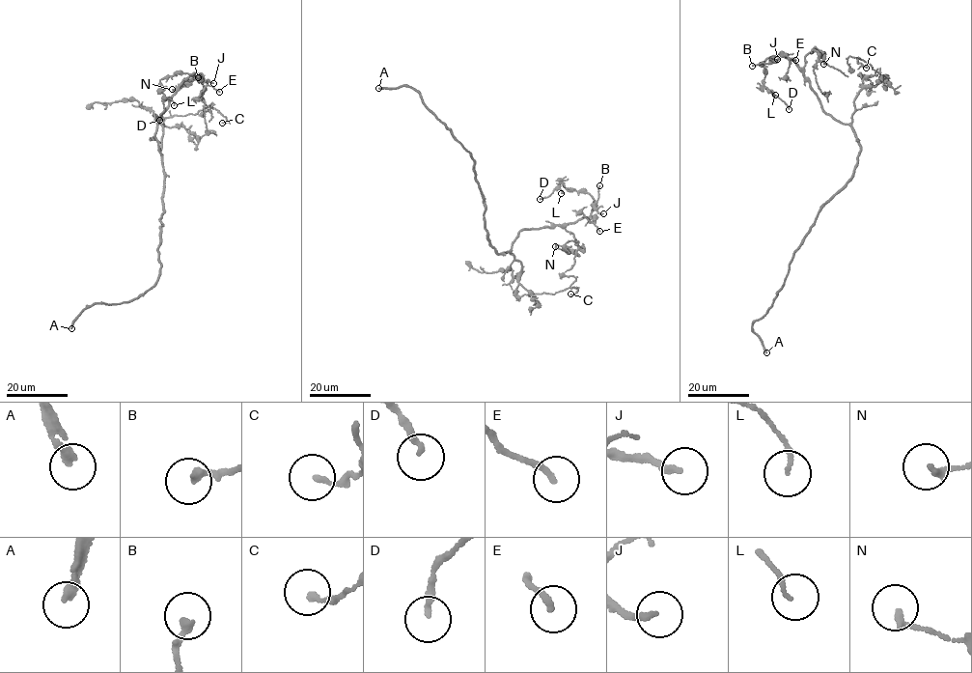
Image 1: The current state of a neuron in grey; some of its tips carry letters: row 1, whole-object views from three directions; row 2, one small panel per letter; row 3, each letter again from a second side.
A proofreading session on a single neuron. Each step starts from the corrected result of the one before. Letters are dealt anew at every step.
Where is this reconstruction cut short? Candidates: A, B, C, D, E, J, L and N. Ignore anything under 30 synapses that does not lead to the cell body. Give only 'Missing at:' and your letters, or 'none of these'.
Missing at: A, E

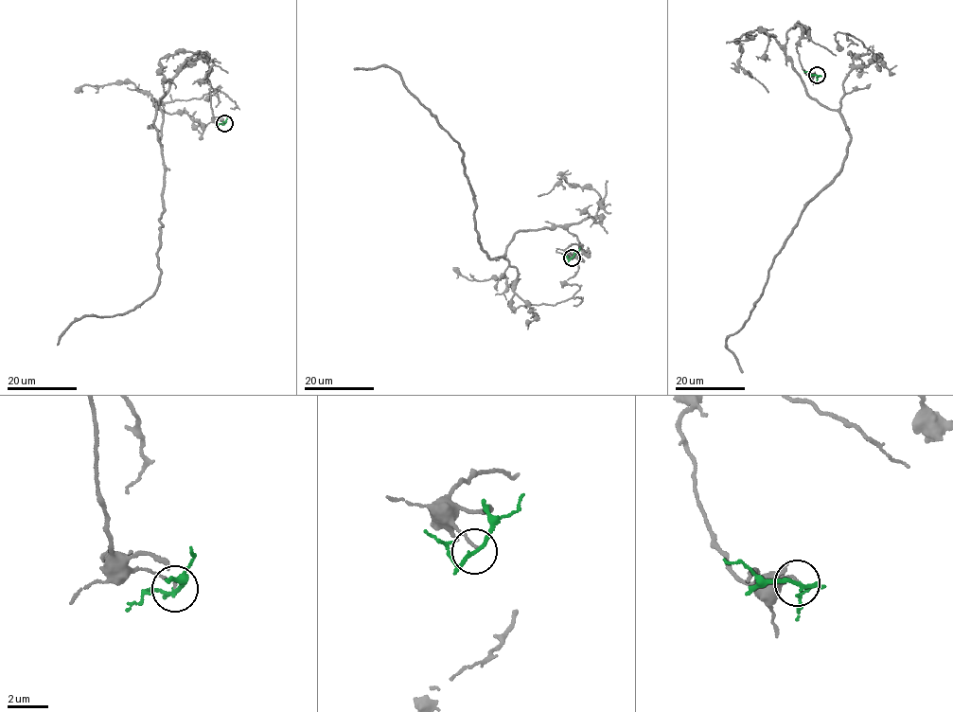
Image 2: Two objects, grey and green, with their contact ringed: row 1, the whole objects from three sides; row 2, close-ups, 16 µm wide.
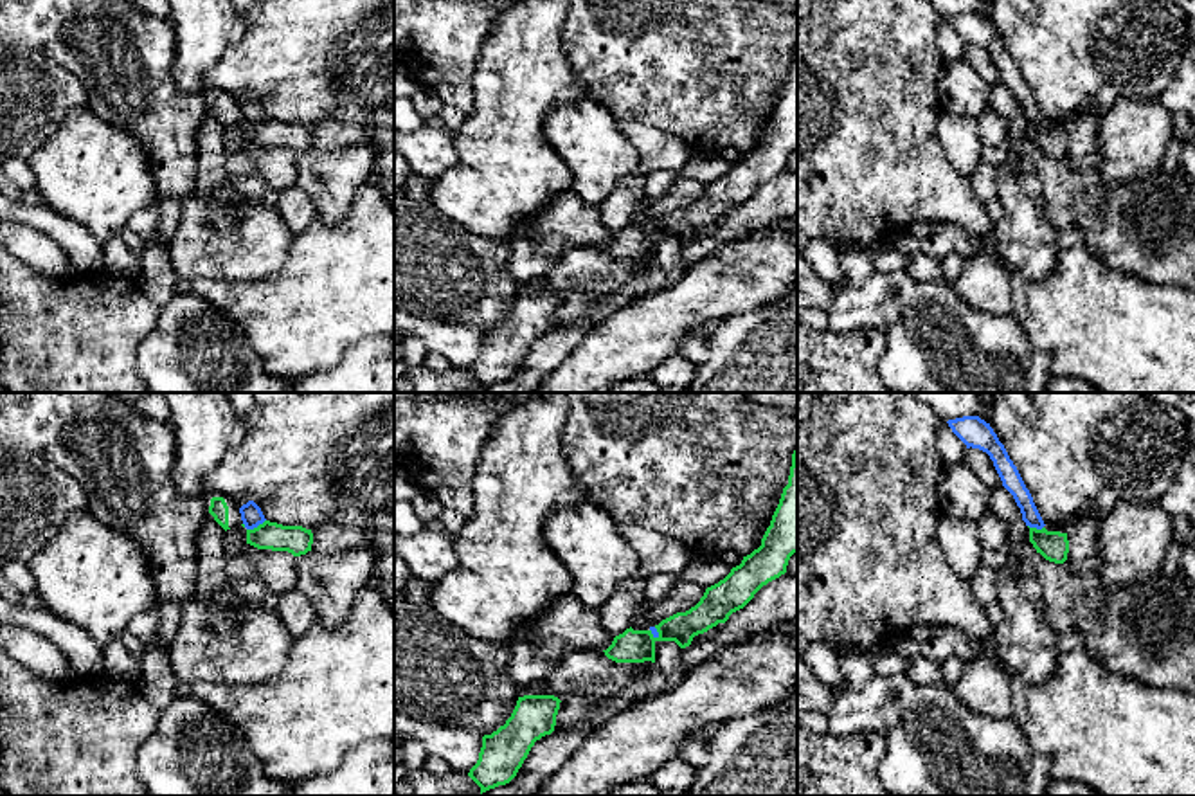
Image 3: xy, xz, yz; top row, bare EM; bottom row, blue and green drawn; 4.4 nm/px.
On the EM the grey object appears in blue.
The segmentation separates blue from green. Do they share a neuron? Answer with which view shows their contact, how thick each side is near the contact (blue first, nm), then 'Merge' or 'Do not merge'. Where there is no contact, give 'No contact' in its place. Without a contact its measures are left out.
Touches blue in xy. Thickness 100 nm (blue) against 130 nm. Do not merge

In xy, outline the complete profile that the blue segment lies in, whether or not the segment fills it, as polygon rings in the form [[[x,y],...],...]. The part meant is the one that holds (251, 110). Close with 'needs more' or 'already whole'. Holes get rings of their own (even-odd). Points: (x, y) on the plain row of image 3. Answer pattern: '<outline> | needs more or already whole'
[[[254,97],[243,101],[239,110],[247,126],[254,126],[266,117],[261,104]]] | already whole

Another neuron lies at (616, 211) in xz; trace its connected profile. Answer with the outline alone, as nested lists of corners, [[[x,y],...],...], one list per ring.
[[[642,175],[623,176],[608,198],[599,205],[601,223],[610,232],[619,232],[632,222],[632,214],[646,200]]]

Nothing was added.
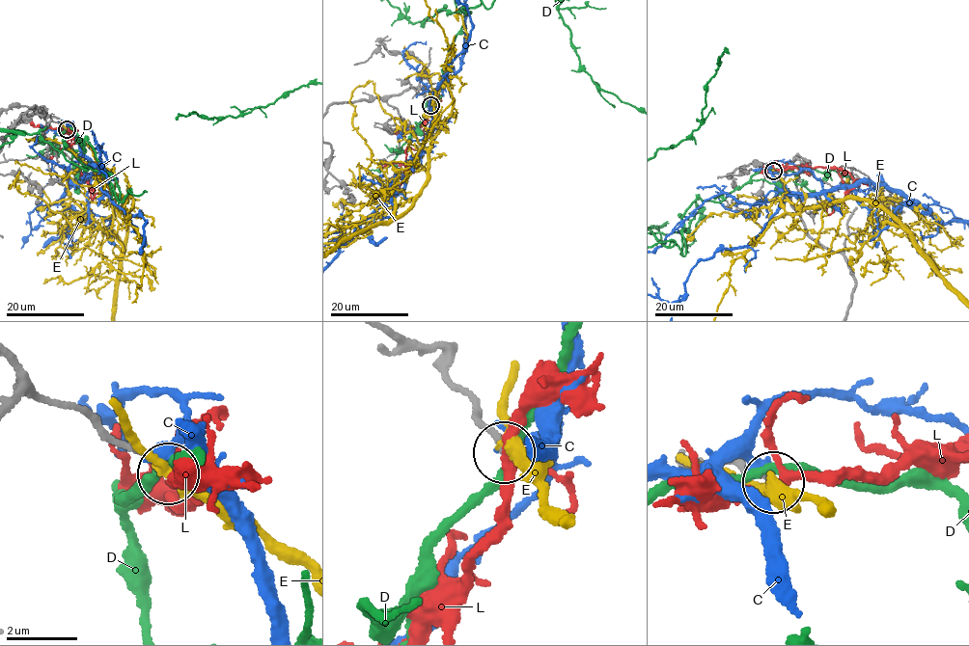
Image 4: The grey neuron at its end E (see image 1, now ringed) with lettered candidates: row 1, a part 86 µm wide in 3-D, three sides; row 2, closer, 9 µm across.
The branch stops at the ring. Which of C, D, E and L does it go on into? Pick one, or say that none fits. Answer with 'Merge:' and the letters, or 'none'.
Merge: none

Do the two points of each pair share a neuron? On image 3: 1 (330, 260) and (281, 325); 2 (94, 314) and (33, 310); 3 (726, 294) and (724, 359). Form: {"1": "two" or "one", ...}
{"1": "one", "2": "one", "3": "two"}

